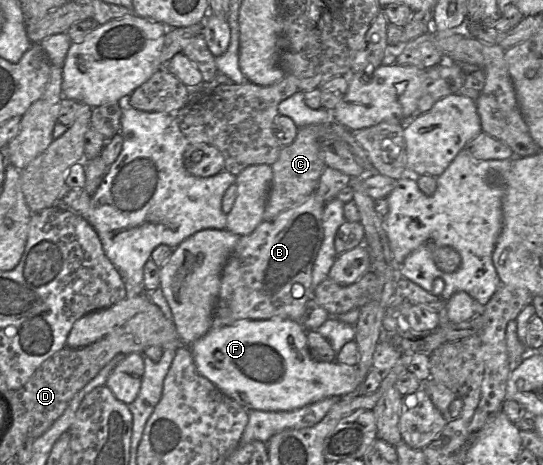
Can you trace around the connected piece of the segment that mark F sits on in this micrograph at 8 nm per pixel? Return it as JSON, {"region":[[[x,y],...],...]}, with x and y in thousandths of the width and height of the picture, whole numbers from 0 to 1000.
{"region":[[[527,684],[440,688],[424,701],[387,708],[350,746],[365,800],[455,882],[538,884],[602,854],[646,852],[669,817],[657,787],[578,774],[567,755],[565,712],[554,692]]]}

